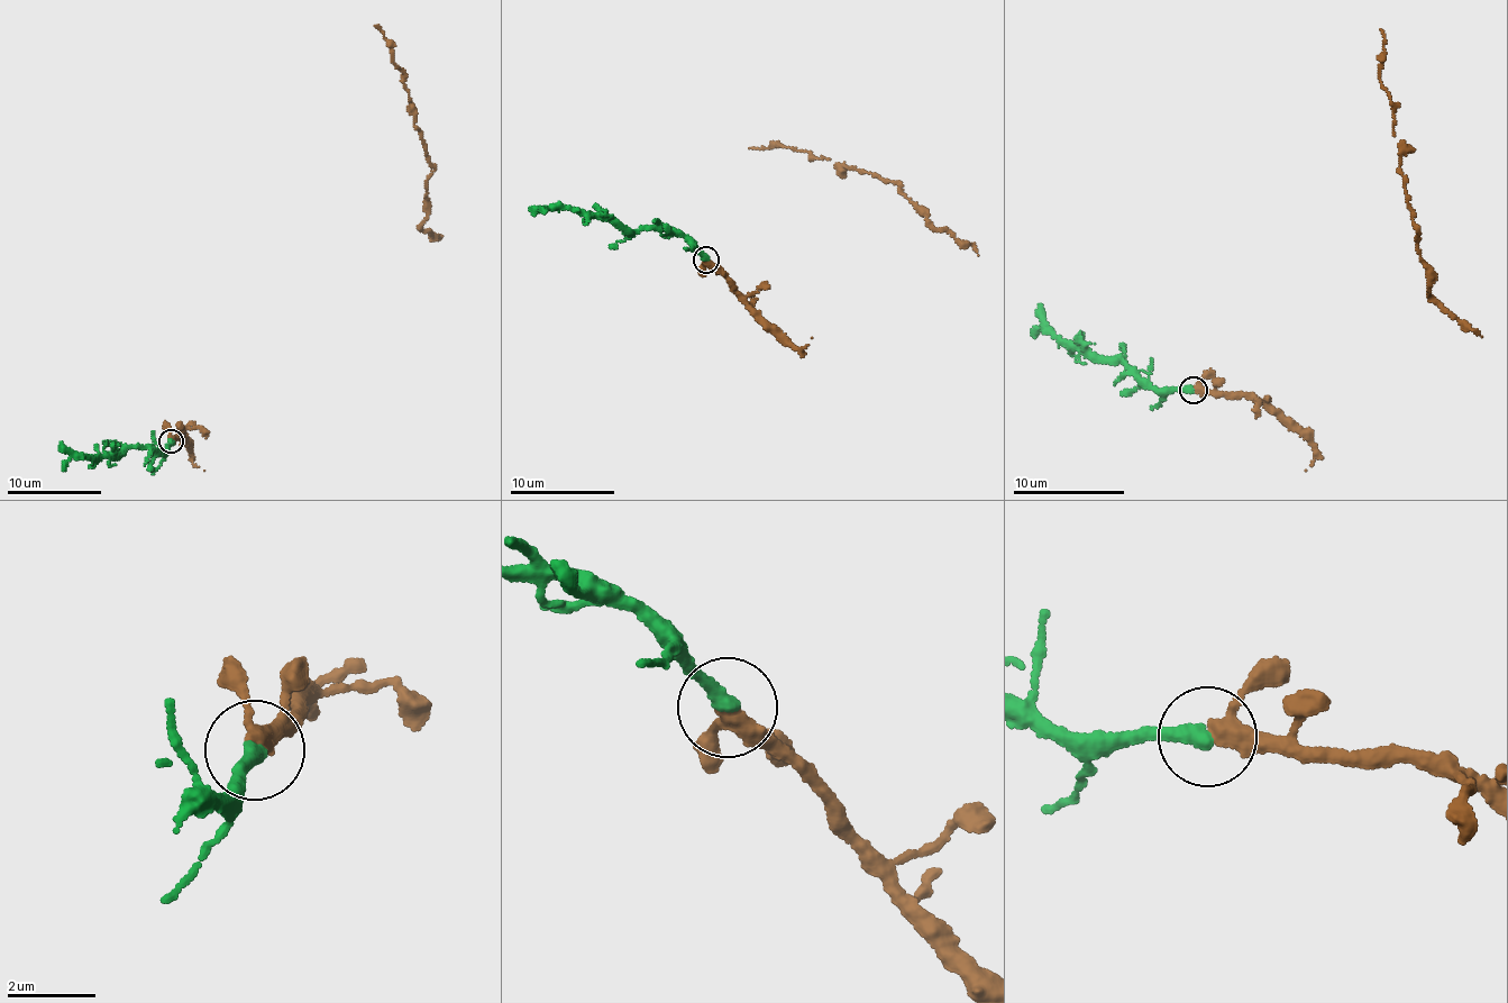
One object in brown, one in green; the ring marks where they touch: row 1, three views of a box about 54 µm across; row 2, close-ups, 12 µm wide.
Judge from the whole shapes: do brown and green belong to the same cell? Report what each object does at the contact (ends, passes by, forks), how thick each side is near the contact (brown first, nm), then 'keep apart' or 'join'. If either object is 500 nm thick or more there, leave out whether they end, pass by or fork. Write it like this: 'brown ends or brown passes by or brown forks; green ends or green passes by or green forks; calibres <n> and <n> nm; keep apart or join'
brown passes by; green ends; calibres 340 and 360 nm; join

